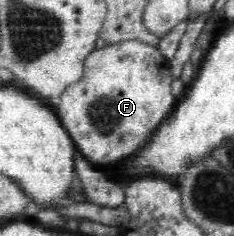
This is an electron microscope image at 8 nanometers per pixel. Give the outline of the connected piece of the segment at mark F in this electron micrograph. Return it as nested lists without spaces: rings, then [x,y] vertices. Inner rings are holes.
[[[139,40],[106,45],[101,50],[93,51],[84,60],[84,75],[81,80],[65,88],[57,103],[57,116],[61,124],[73,139],[76,151],[93,164],[107,164],[124,160],[131,153],[137,152],[147,143],[150,135],[165,120],[176,103],[172,92],[174,79],[170,74],[170,63],[160,52],[159,47],[150,47]]]

